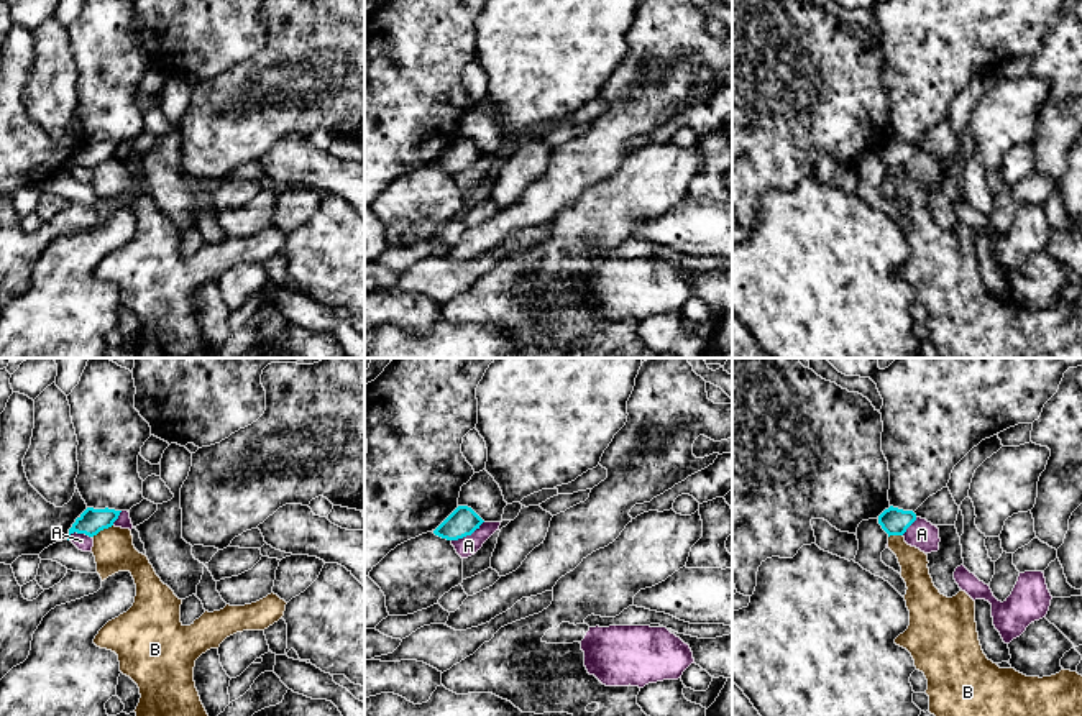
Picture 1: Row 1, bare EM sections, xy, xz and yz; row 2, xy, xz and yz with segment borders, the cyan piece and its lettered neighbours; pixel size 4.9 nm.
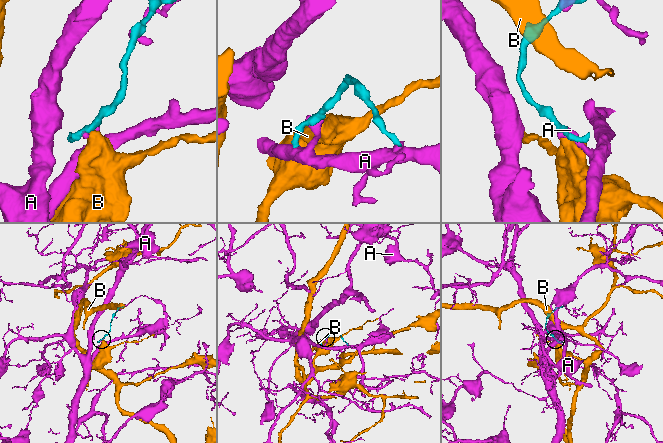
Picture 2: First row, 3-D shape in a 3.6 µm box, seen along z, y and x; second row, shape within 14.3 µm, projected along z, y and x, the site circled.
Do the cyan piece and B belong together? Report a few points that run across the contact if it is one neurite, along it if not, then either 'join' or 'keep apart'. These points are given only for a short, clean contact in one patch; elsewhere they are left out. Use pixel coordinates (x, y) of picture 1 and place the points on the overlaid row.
line xy (112, 524), (92, 537); keep apart

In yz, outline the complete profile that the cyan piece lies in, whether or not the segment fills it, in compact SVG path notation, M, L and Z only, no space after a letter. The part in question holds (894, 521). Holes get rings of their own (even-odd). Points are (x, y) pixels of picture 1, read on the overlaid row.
M890 506L878 516L878 524L890 535L903 535L906 529L916 521L913 511L903 511Z

